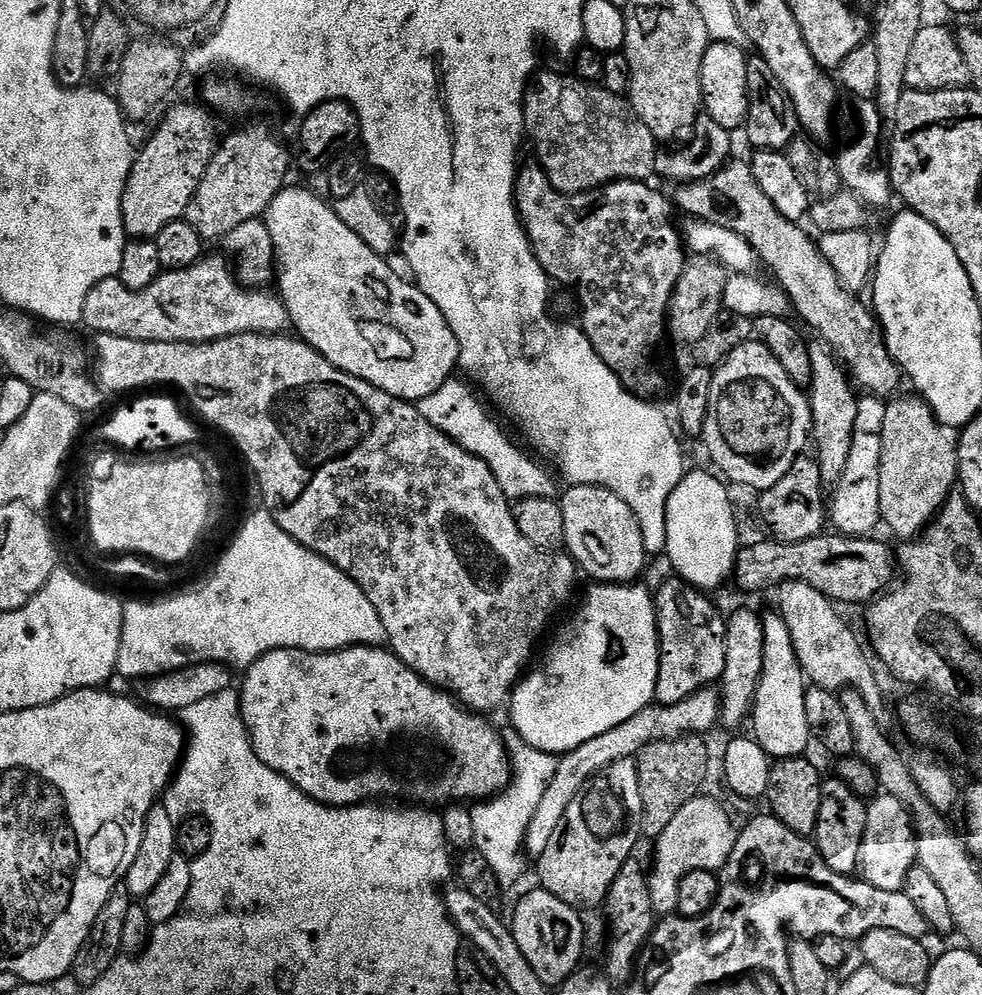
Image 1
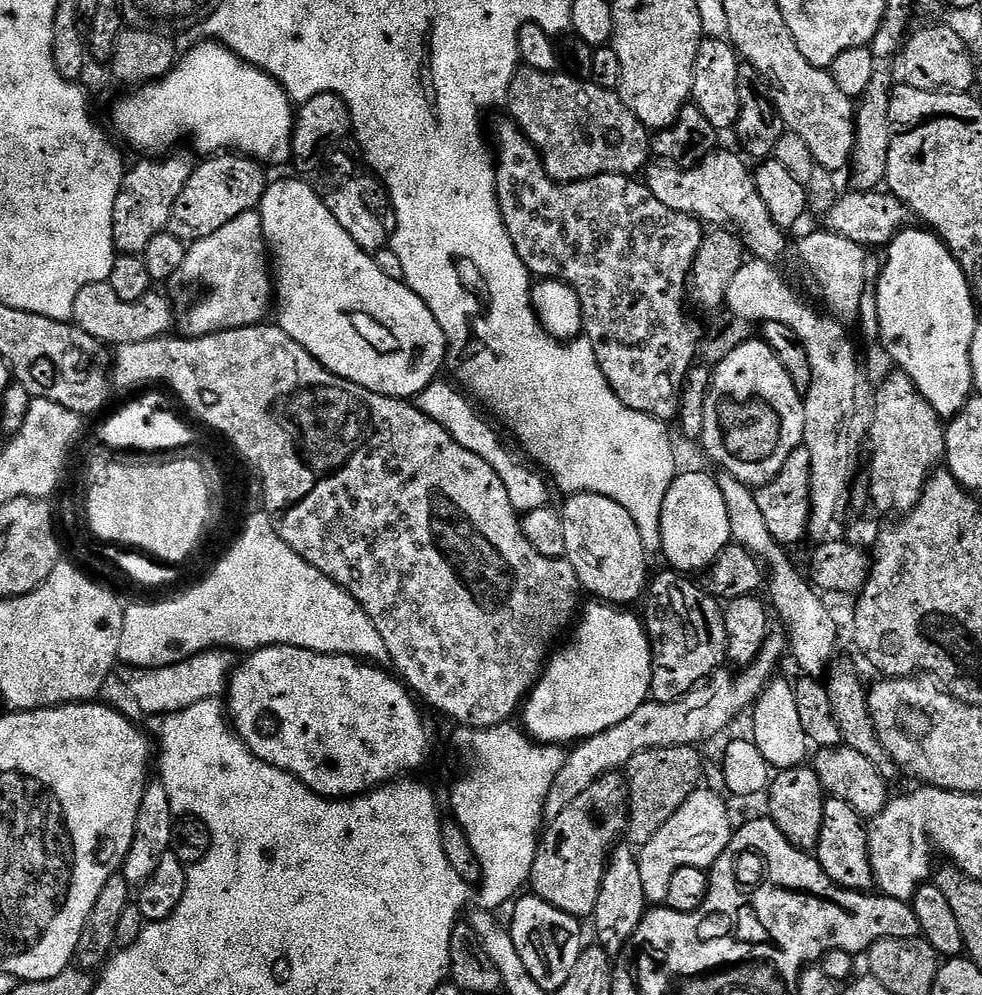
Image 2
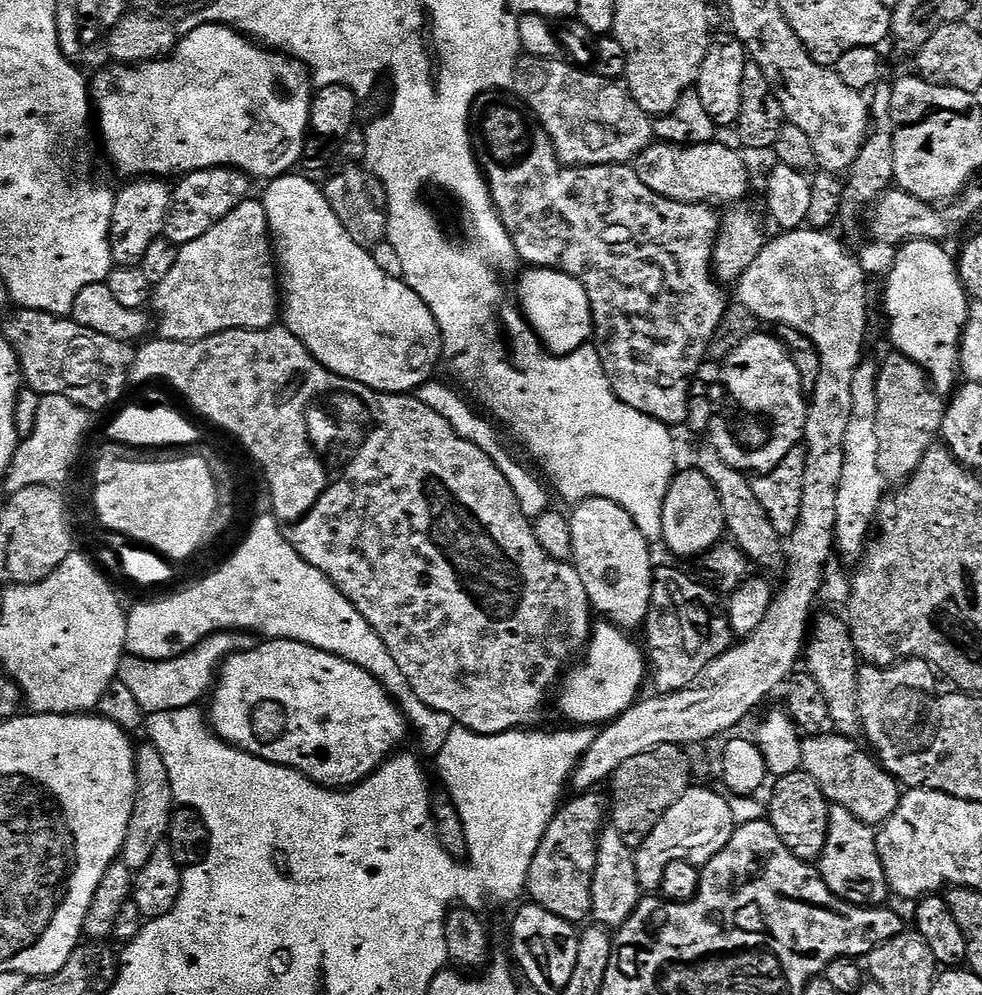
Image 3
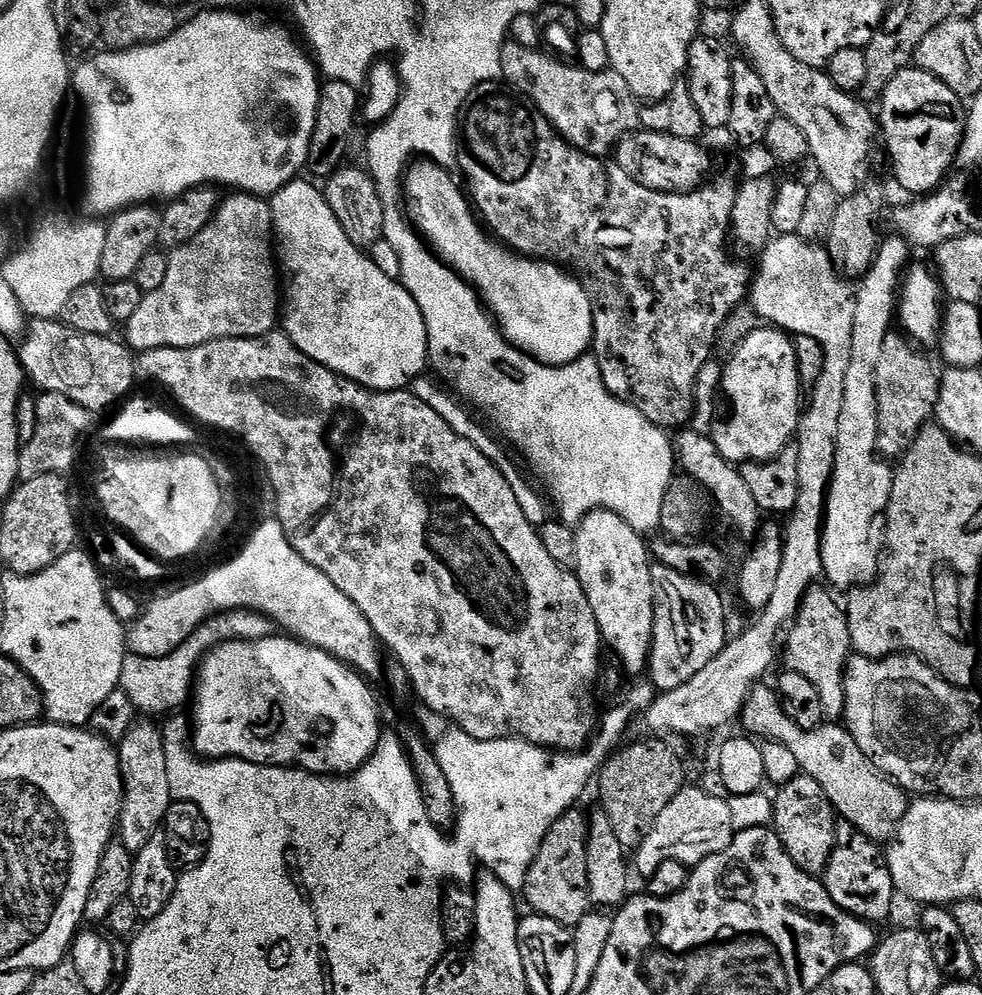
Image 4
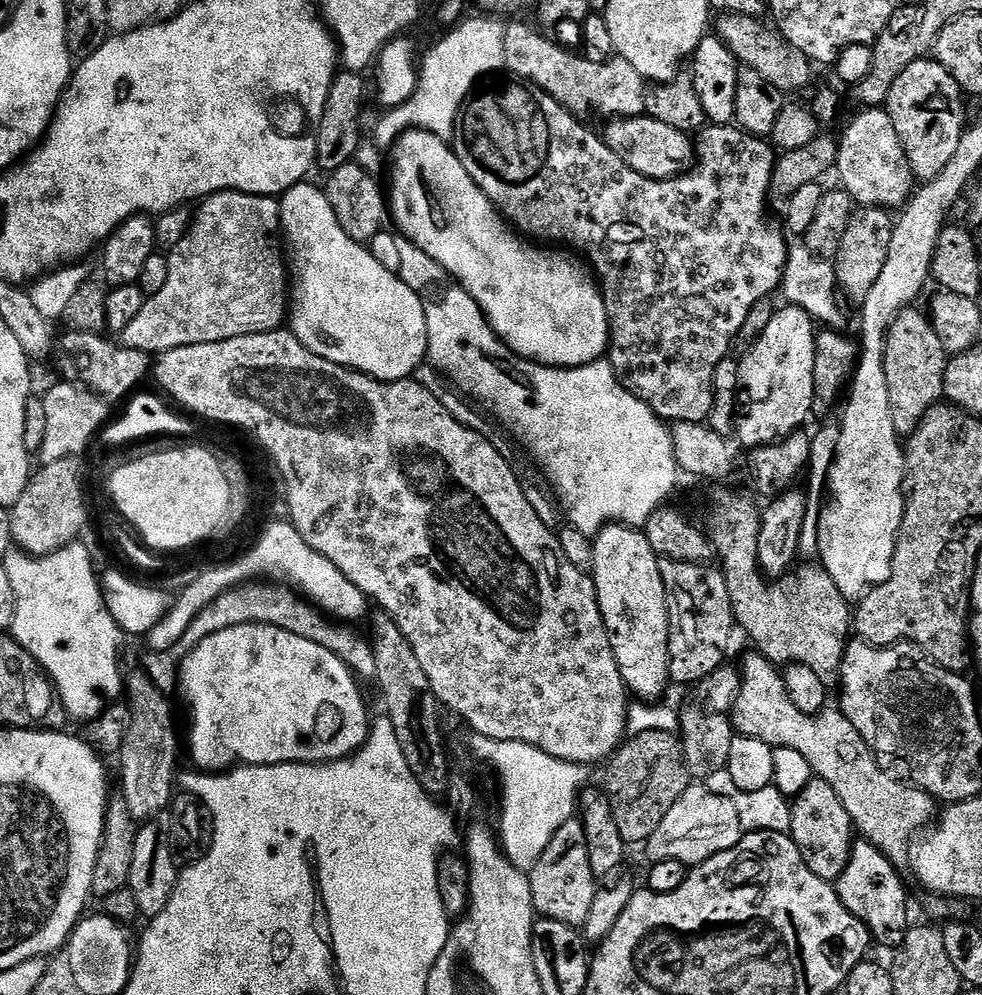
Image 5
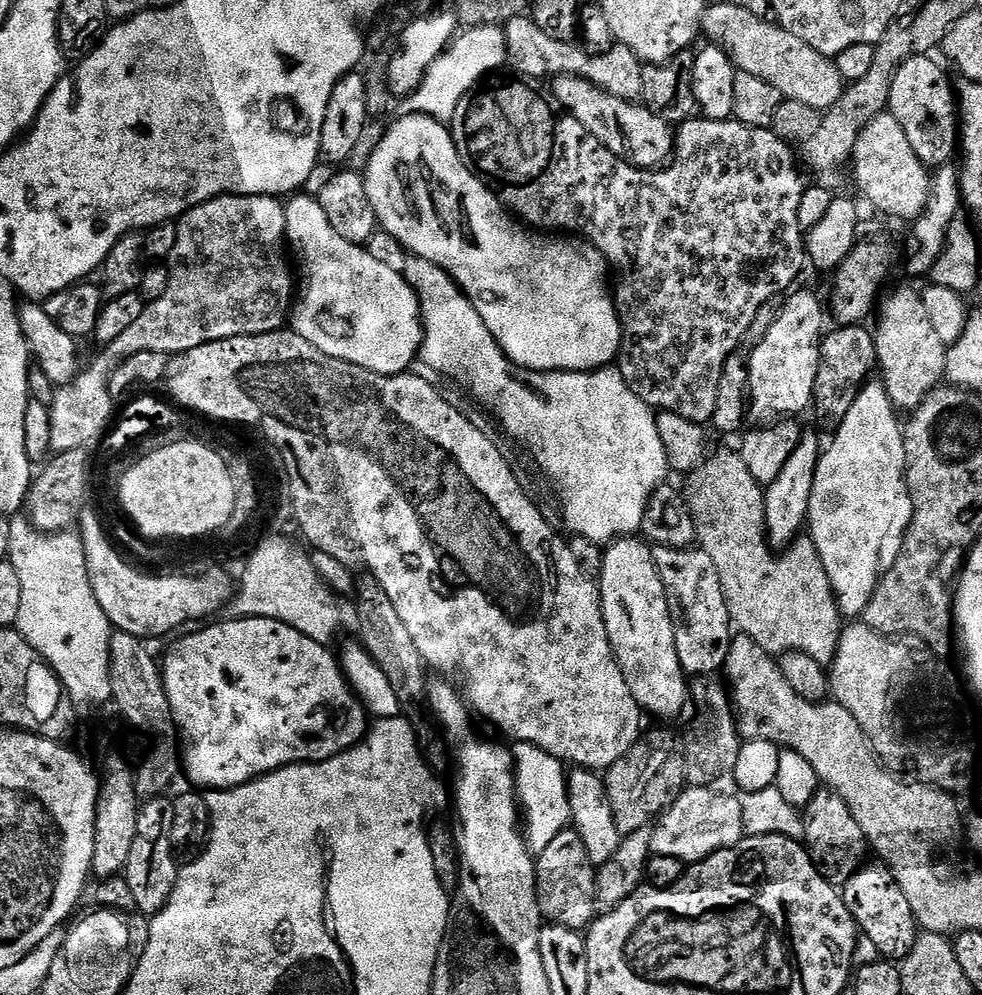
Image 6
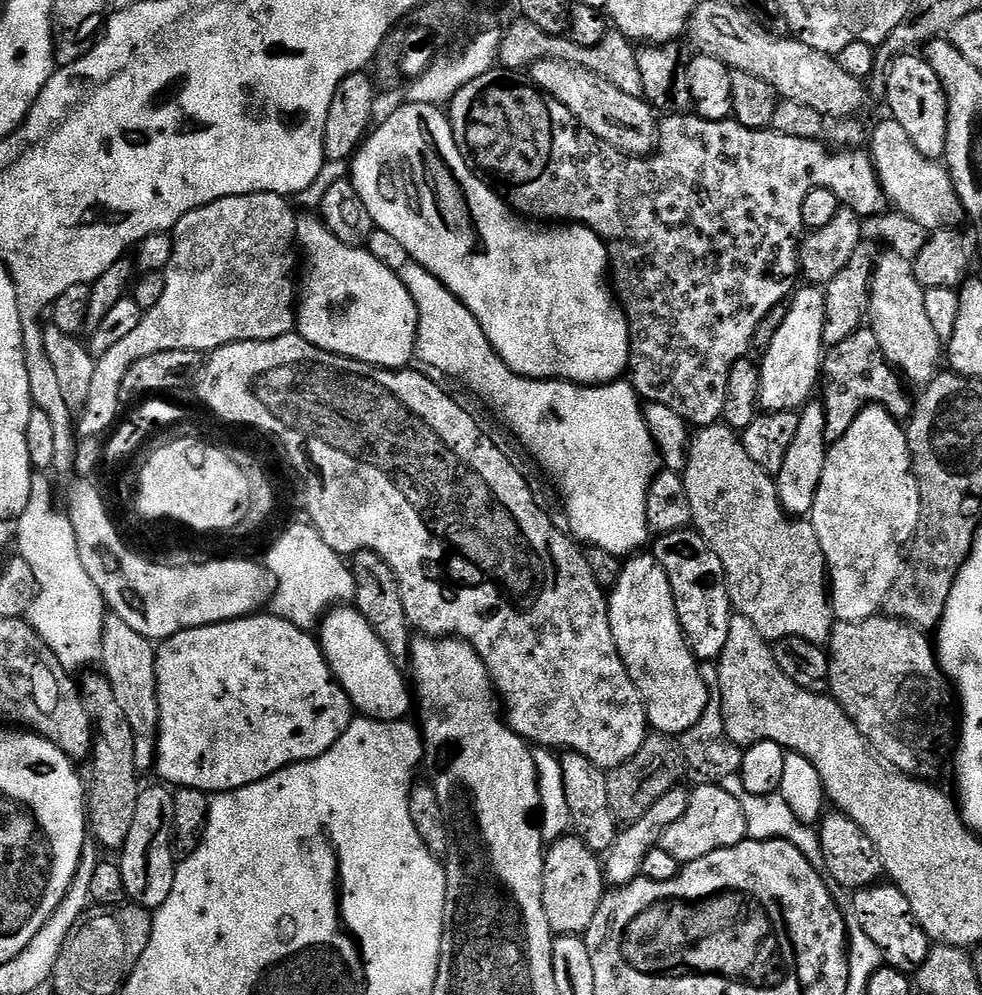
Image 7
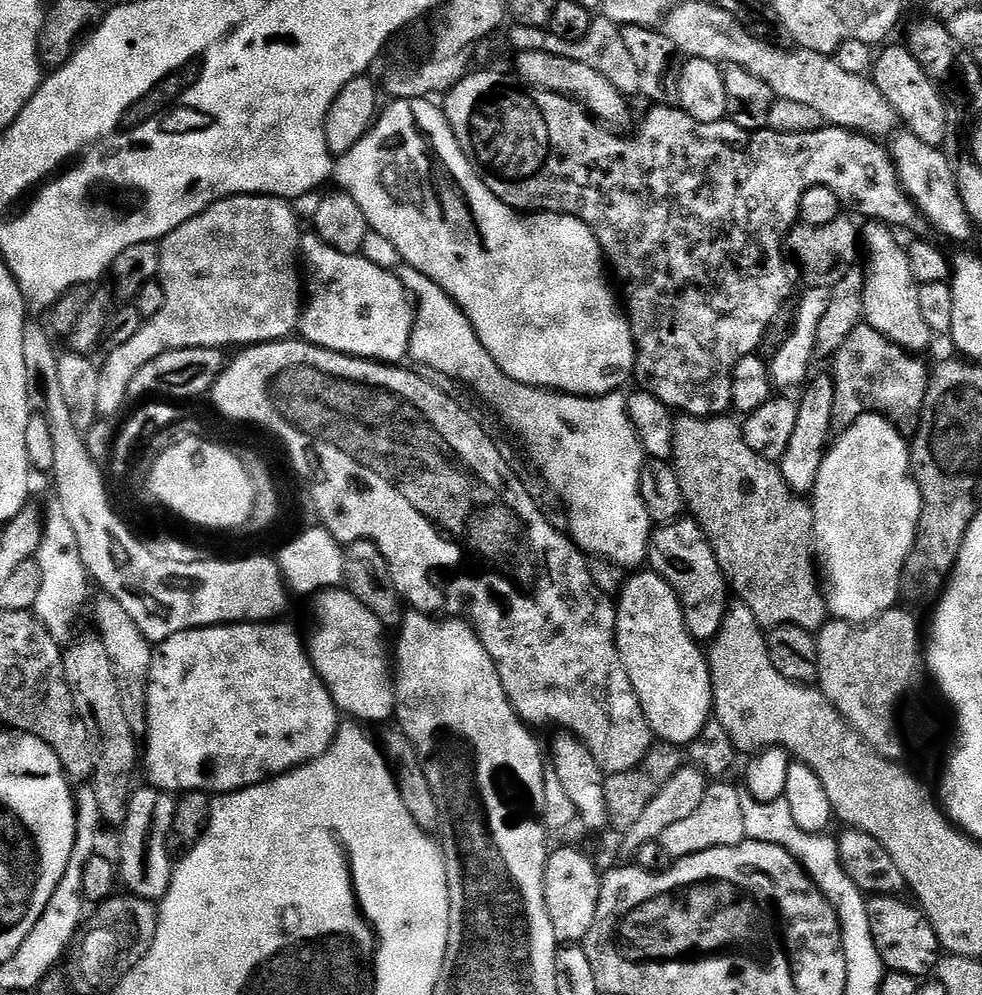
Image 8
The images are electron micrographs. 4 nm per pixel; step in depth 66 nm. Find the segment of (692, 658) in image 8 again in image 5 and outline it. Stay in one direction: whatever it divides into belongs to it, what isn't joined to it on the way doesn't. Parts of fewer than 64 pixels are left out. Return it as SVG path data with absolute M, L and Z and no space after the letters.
M615 522L603 527L596 533L592 541L594 558L590 573L598 606L602 610L604 625L610 638L610 646L614 650L614 658L618 662L618 670L622 674L624 684L633 697L644 702L656 702L667 688L670 688L670 654L668 653L668 595L662 582L660 569L661 557L650 546L643 531L636 526L625 526Z

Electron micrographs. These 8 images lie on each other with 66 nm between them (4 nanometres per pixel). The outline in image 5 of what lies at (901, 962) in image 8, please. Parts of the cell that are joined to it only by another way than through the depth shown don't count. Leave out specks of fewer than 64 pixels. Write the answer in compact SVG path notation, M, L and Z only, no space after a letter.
M860 838L853 843L850 862L834 887L842 906L862 921L877 945L885 944L889 950L895 949L908 933L908 892L896 865L885 858L869 840Z

